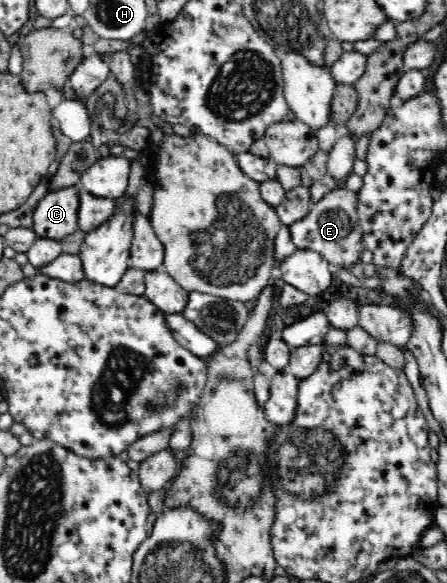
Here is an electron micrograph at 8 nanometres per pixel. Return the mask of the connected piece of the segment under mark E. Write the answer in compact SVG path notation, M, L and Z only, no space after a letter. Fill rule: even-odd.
M343 186L335 188L317 203L313 203L307 216L288 225L297 249L310 249L321 254L331 264L335 273L340 267L348 270L352 264L359 263L366 249L363 245L363 228L359 228L356 198L357 192Z

